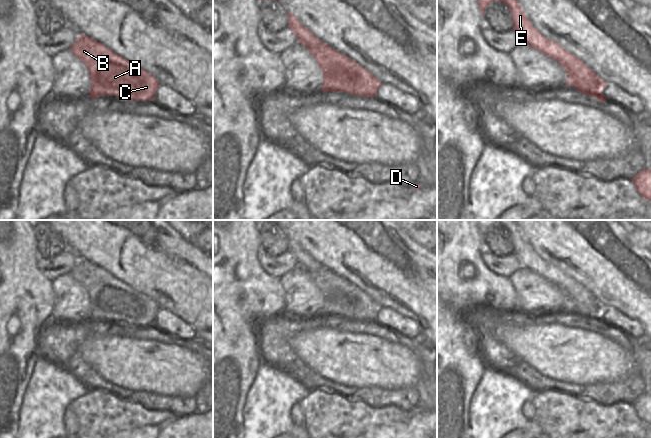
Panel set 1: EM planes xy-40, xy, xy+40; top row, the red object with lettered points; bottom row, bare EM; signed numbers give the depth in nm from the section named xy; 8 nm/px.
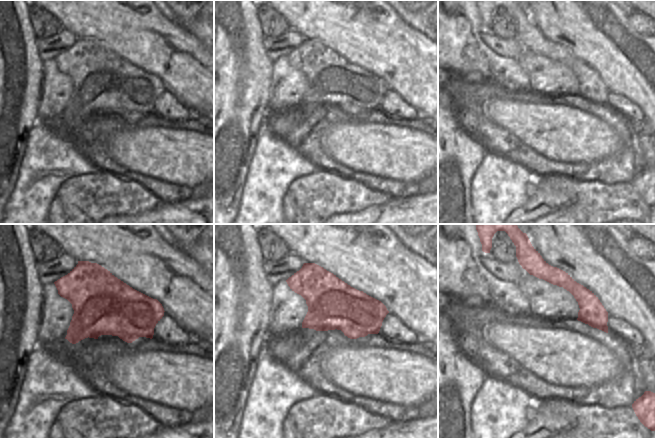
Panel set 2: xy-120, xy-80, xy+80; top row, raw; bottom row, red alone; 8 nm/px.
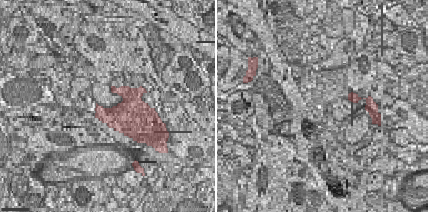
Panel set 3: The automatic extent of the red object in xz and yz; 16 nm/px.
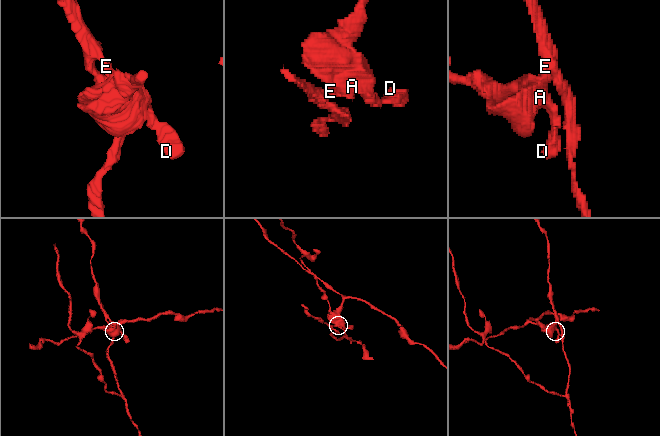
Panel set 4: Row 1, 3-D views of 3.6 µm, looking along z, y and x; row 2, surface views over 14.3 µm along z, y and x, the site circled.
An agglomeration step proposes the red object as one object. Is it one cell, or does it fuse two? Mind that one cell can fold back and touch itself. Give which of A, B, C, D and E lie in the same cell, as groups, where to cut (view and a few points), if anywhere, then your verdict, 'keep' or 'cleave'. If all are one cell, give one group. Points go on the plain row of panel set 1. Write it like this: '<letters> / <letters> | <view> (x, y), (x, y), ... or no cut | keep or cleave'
A B C / D E | xy+40 (557, 285), (567, 287), (579, 299), (587, 291), (600, 311) | cleave

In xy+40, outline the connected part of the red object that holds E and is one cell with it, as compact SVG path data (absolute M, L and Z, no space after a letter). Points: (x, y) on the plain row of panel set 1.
M476 220L479 232L485 240L485 234L492 225L502 225L510 234L513 242L513 253L523 266L540 275L544 279L564 287L568 287L580 300L581 294L587 291L583 285L566 275L558 267L544 261L527 242L515 220Z

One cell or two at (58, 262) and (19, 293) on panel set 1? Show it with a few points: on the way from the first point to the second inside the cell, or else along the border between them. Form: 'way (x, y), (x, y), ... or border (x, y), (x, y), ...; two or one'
border (36, 251), (37, 269), (50, 281); two

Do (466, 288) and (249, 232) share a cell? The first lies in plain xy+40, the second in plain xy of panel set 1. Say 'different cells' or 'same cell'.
same cell

